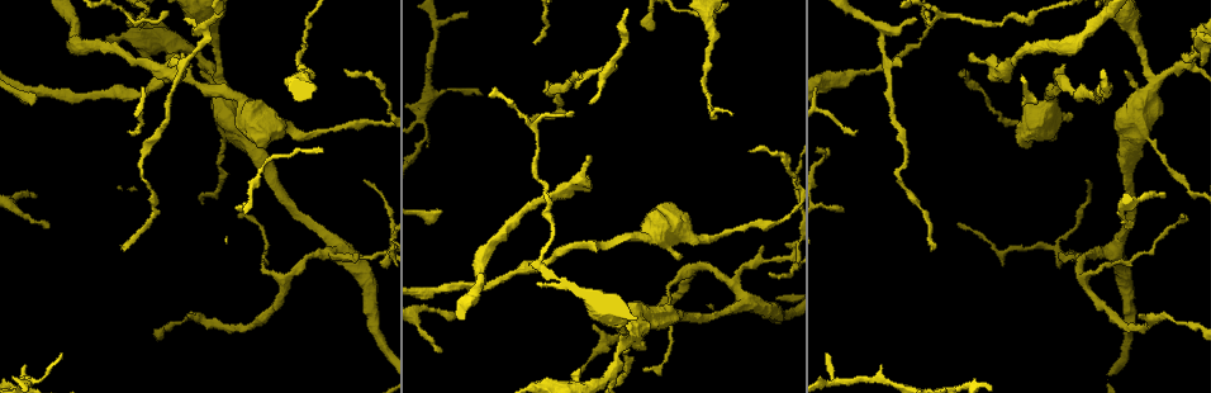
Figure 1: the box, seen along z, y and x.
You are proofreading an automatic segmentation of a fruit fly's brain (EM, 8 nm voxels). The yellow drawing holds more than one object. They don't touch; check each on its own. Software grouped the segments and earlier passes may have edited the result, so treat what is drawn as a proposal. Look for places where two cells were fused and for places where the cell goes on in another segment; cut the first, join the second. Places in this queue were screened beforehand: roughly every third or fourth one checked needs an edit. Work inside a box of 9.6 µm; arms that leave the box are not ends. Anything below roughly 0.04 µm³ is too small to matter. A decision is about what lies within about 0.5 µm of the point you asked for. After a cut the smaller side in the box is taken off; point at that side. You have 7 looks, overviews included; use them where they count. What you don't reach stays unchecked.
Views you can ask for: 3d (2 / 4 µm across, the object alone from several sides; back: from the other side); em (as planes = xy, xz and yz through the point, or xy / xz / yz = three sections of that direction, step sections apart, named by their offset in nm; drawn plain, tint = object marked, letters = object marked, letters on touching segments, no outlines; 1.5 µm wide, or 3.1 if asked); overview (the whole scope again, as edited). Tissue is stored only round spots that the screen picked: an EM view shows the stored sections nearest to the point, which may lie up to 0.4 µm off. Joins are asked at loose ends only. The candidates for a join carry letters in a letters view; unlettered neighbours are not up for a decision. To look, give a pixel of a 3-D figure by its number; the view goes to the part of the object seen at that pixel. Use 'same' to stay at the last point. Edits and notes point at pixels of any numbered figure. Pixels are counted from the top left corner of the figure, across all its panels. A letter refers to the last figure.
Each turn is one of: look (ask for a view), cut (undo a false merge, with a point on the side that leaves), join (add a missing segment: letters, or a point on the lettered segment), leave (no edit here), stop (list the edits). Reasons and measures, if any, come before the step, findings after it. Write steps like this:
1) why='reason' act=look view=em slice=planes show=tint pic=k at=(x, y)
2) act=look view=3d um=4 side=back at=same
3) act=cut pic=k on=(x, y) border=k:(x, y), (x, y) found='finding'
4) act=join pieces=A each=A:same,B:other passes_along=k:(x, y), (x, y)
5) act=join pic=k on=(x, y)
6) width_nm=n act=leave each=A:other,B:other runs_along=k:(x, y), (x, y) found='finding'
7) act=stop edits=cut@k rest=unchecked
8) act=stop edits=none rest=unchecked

why='tapers out' act=look view=em slice=yz step=8 show=letters pic=1 at=(1127, 72)

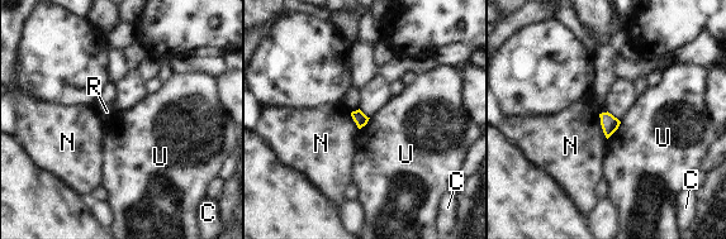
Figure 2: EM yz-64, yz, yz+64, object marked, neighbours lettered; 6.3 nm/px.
act=look view=em slice=planes show=letters at=same

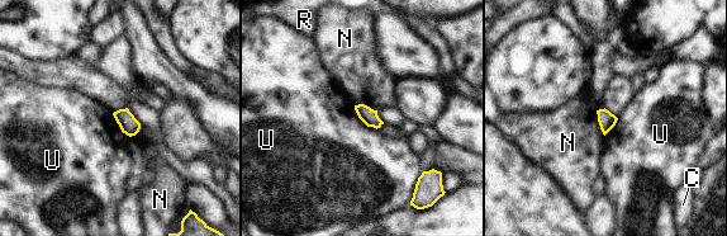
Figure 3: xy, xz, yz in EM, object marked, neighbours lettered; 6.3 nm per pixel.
act=leave each=C:other,N:other,R:other,U:other border=3:(112, 113), (119, 128), (129, 137) found='none of them fits'

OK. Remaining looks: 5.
why='thin end' act=look view=em slice=planes show=letters pic=1 at=(121, 248)

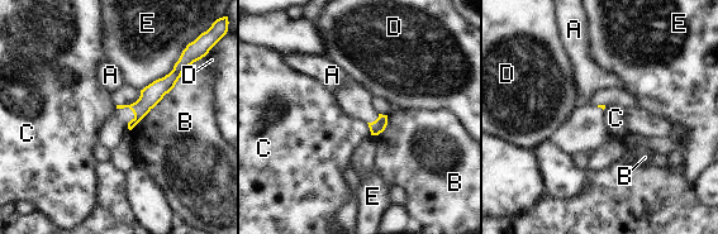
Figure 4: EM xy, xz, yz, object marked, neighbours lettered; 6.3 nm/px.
act=leave each=A:other,B:other,C:other,D:other,E:other runs_along=4:(176, 73), (139, 109), (137, 118) found='none of them fits'

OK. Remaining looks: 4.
why='end of a long branch' act=look view=3d um=2 pic=1 at=(184, 54)

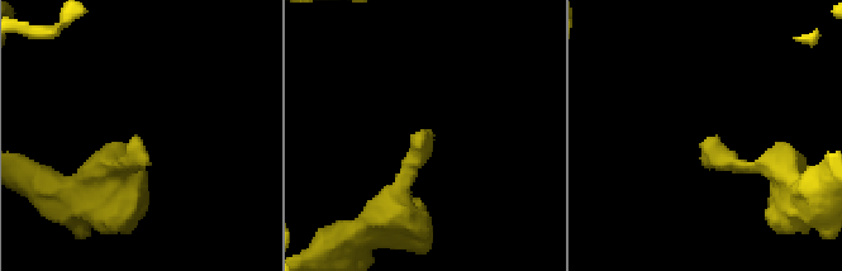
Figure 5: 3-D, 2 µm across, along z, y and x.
act=look view=em slice=xy step=4 show=letters pic=5 at=(424, 133)

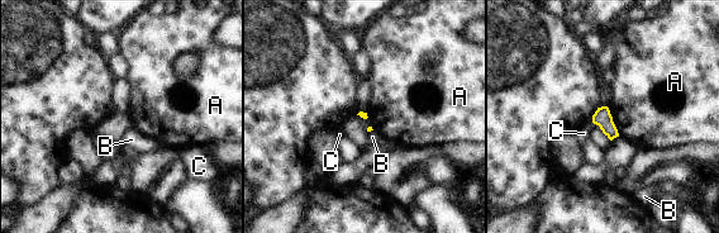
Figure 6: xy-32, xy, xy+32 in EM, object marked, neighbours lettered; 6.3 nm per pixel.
act=leave each=A:other,B:other,C:other border=6:(606, 107), (619, 136) found='no lettered segment goes on from it'

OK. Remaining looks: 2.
act=stop edits=none rest=unchecked

